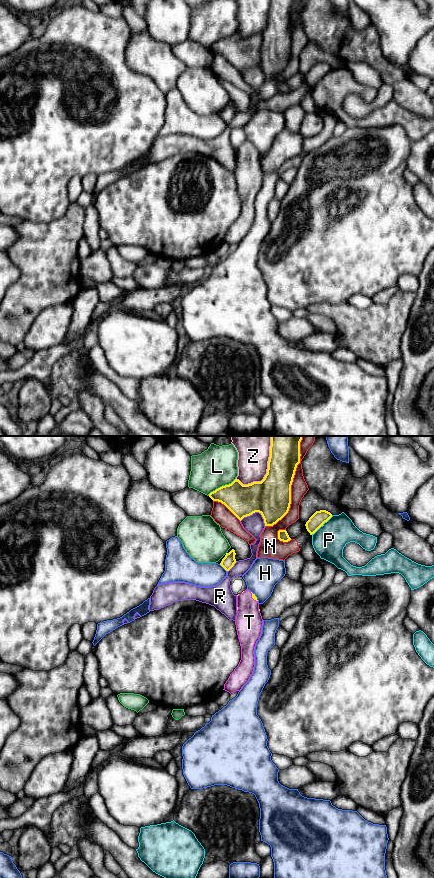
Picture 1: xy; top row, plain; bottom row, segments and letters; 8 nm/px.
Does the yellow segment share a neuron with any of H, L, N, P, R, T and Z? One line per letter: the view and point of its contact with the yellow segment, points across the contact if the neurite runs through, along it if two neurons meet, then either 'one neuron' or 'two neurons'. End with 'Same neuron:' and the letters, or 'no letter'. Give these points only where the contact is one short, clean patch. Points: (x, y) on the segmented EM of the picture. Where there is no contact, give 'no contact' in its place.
H: contact xy (223, 567); two neurons
L: contact xy (222, 486); two neurons
N: contact xy (291, 484); two neurons
P: contact xy (321, 525); two neurons
R: contact xy (256, 511); two neurons
T: contact xy (252, 597); one neuron
Z: contact xy (268, 467); two neurons
Same neuron: T

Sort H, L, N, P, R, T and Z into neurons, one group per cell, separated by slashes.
H / L / N / P / R / T / Z

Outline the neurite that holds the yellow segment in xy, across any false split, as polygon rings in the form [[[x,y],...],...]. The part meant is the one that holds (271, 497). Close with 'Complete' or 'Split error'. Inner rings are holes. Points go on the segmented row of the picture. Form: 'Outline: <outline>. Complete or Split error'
Outline: [[[271,436],[270,457],[267,474],[261,482],[243,485],[235,479],[231,484],[222,486],[209,494],[213,501],[224,504],[240,521],[259,512],[265,526],[273,526],[289,511],[291,504],[291,485],[297,465],[300,463],[300,442],[302,436]]]. Complete

